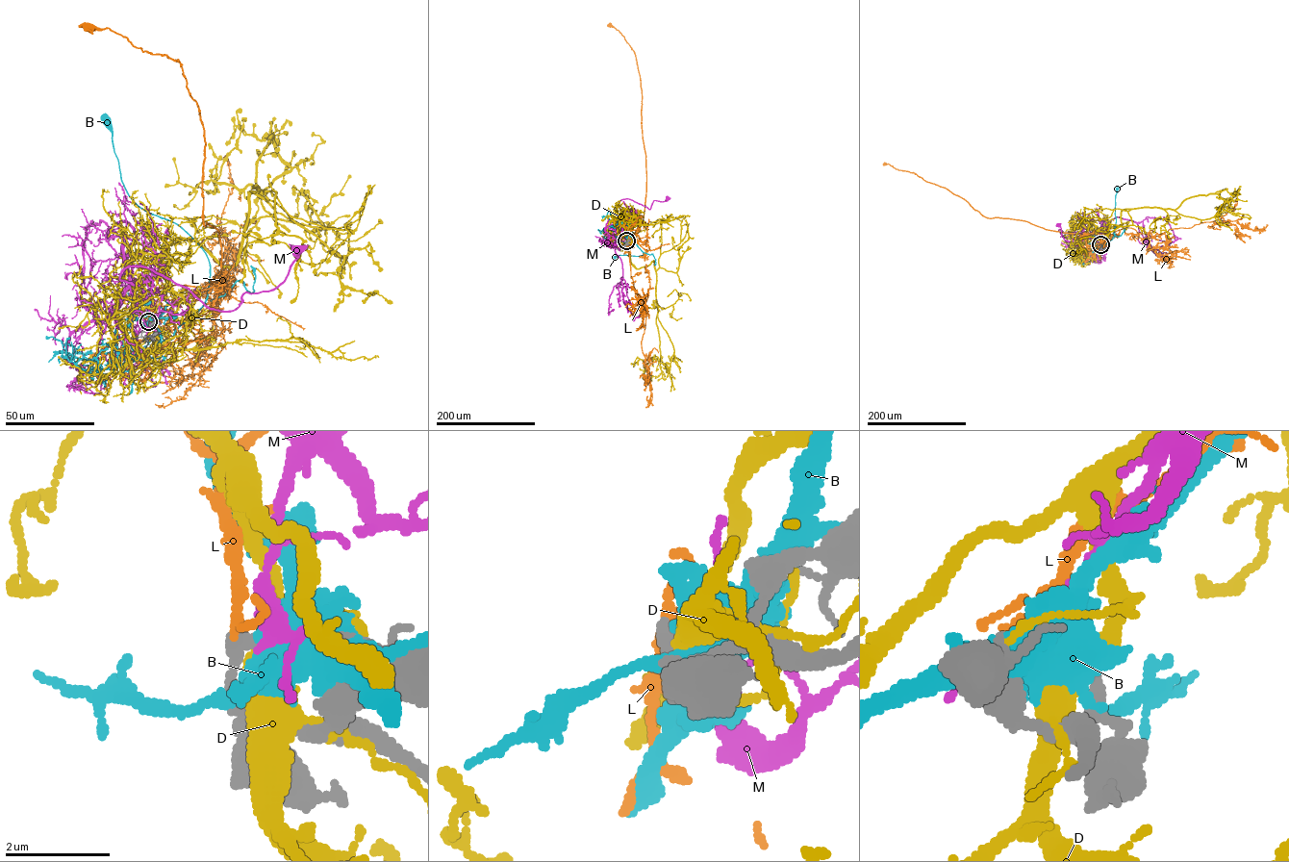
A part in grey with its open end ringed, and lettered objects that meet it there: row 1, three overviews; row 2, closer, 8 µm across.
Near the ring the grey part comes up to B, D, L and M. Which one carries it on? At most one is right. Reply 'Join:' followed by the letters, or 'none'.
Join: L

